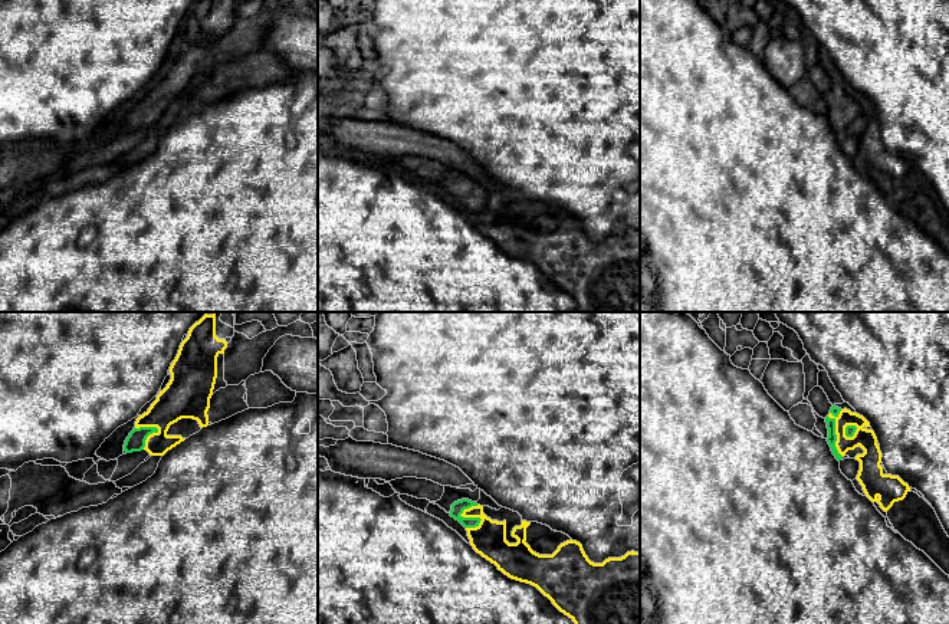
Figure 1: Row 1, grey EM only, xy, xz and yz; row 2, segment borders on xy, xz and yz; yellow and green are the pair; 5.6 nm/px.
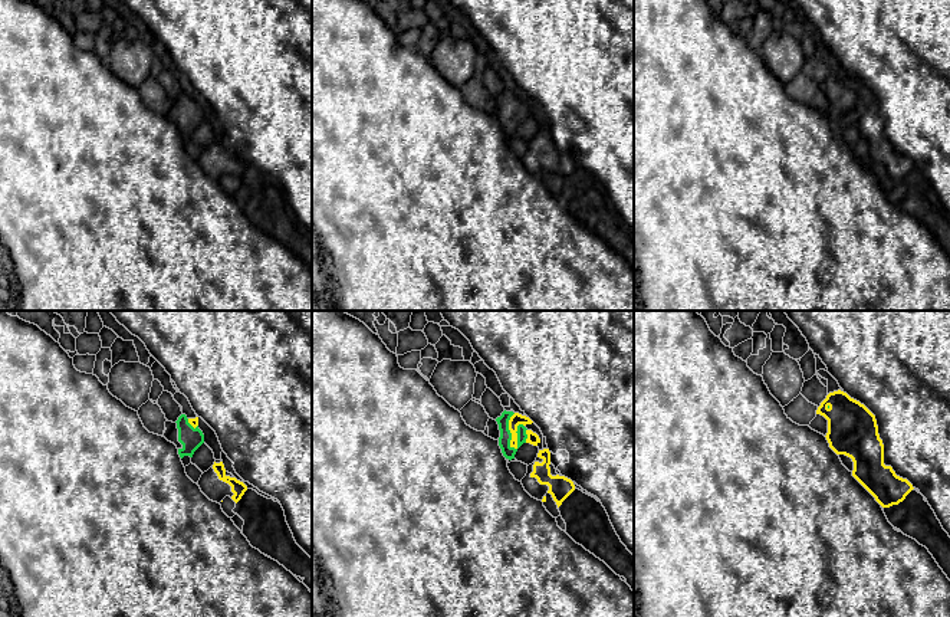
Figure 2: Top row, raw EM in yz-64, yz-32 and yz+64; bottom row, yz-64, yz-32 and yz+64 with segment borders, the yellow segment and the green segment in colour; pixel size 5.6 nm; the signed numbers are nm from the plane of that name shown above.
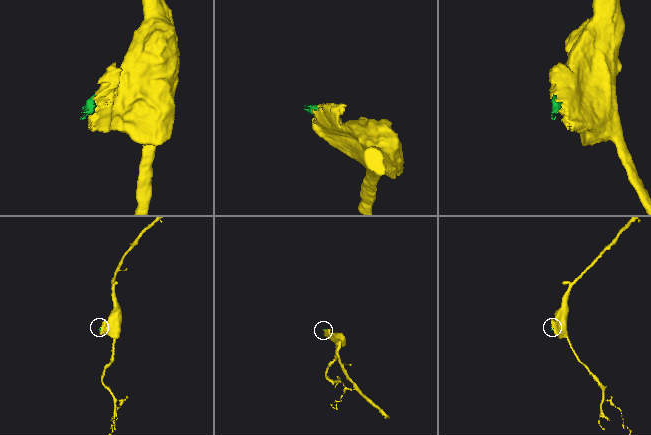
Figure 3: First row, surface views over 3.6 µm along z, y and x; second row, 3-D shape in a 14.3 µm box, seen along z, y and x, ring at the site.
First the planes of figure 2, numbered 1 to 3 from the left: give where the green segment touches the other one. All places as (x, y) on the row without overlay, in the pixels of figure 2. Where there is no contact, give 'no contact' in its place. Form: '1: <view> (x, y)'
1: yz-64 (191, 102)
2: yz-32 (510, 110)
3: yz+64 (827, 85)

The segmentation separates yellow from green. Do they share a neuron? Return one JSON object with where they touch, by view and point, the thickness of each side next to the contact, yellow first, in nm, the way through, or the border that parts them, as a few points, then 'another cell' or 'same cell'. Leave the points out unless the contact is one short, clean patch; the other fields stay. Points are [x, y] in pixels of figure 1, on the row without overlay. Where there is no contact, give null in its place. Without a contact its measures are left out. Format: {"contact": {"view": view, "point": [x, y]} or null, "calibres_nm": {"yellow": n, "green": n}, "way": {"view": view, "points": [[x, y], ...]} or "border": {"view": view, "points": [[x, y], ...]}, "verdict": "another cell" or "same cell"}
{"contact": {"view": "yz", "point": [836, 111]}, "calibres_nm": {"yellow": 120, "green": 60}, "border": {"view": "yz", "points": [[830, 89], [834, 98], [836, 127], [843, 134]]}, "verdict": "another cell"}

